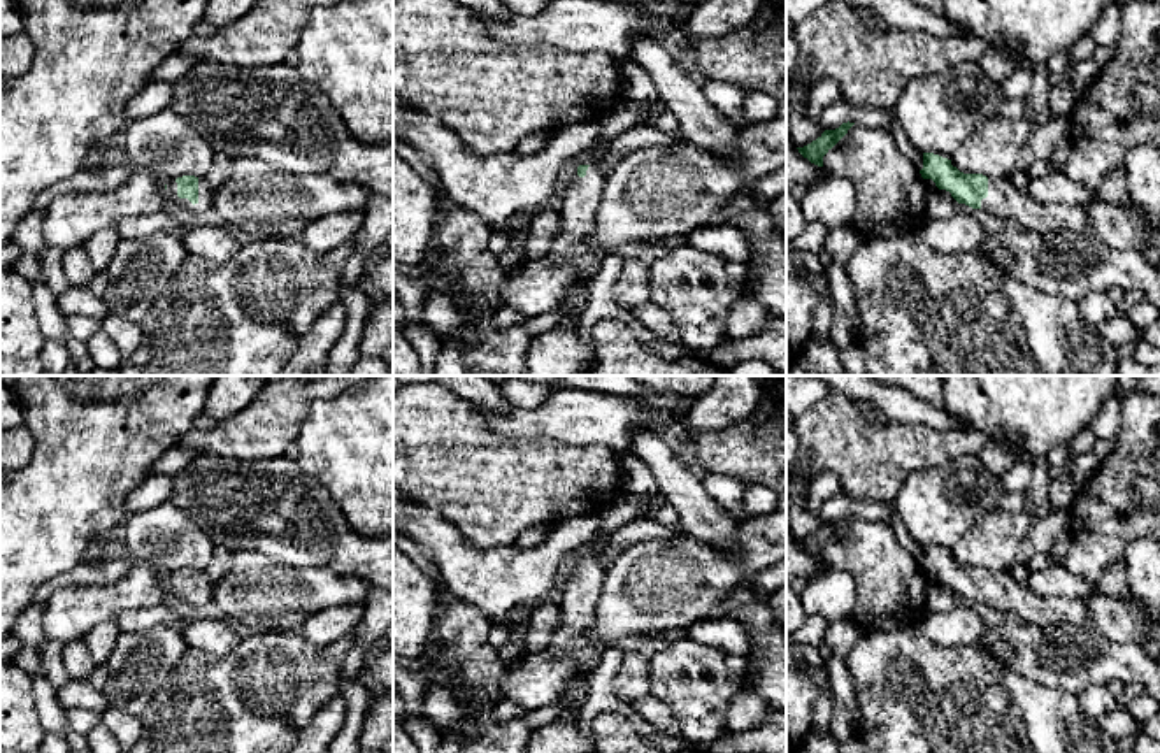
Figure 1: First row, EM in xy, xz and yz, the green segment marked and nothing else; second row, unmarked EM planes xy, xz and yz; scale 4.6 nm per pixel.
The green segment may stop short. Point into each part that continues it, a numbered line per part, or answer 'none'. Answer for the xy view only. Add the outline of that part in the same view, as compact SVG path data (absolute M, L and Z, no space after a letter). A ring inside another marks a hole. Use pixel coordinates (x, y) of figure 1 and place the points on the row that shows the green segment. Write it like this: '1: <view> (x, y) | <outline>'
1: xy (206, 195) | M174 179L167 183L167 197L174 200L181 209L200 214L212 207L214 191L205 183L205 179L198 179L198 202L193 205L188 198L177 197L177 183Z

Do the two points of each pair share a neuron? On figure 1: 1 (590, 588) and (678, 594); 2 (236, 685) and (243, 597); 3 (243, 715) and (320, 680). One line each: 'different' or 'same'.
1: different
2: different
3: same

